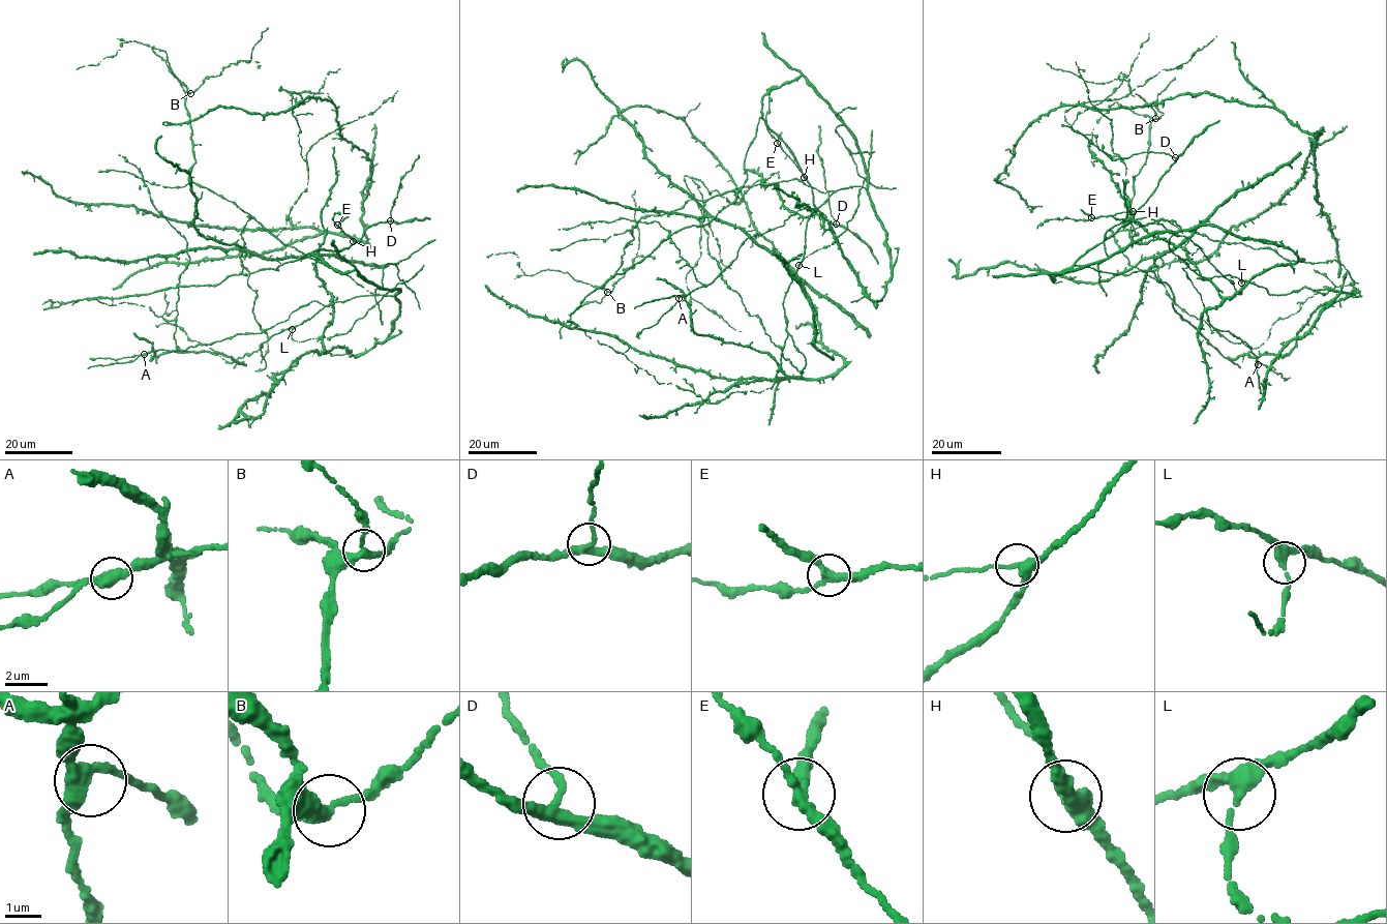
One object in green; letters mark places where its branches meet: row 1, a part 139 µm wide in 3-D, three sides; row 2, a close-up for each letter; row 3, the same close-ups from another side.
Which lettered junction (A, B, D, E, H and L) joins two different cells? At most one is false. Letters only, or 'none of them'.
E

